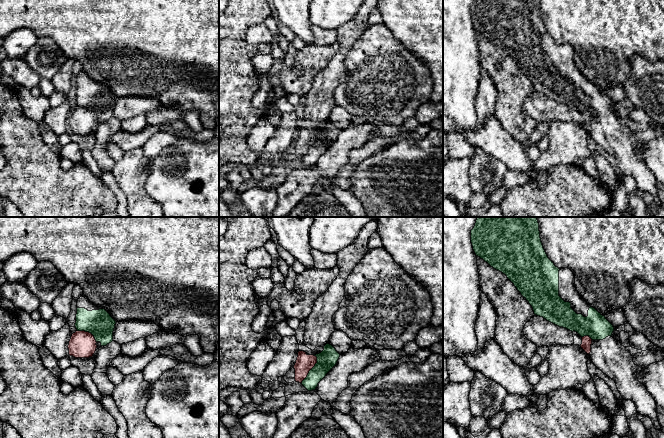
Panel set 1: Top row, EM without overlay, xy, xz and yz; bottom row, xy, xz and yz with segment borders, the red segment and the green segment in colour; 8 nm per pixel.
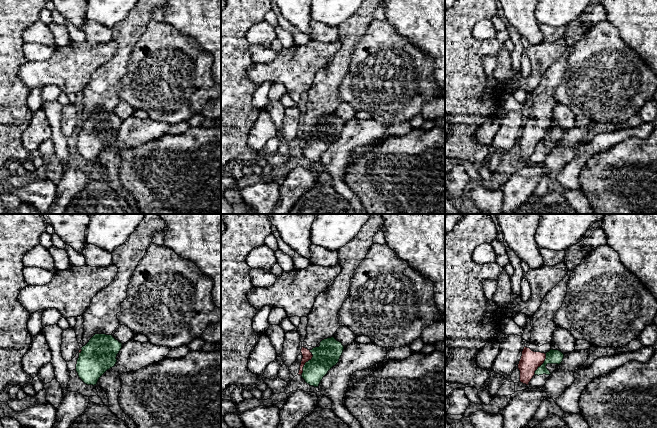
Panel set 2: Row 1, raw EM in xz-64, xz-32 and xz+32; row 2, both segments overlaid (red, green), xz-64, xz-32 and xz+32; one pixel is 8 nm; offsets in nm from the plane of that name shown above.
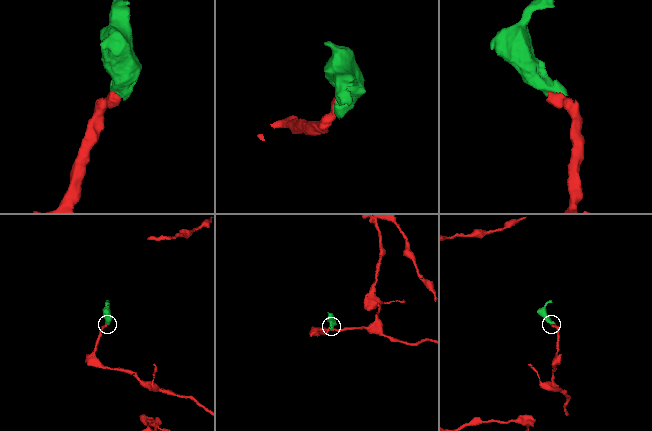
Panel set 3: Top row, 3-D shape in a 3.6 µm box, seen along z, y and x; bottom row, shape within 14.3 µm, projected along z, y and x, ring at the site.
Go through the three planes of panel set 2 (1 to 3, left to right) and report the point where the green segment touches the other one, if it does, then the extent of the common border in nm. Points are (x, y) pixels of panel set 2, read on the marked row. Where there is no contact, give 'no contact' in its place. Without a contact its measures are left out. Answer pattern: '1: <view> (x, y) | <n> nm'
1: xz-64 (81, 350) | 50 nm
2: xz-32 (306, 361) | 220 nm
3: xz+32 (542, 363) | 200 nm

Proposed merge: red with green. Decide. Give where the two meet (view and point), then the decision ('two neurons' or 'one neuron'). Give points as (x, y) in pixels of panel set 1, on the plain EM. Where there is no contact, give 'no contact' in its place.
xz (311, 144) | two neurons

